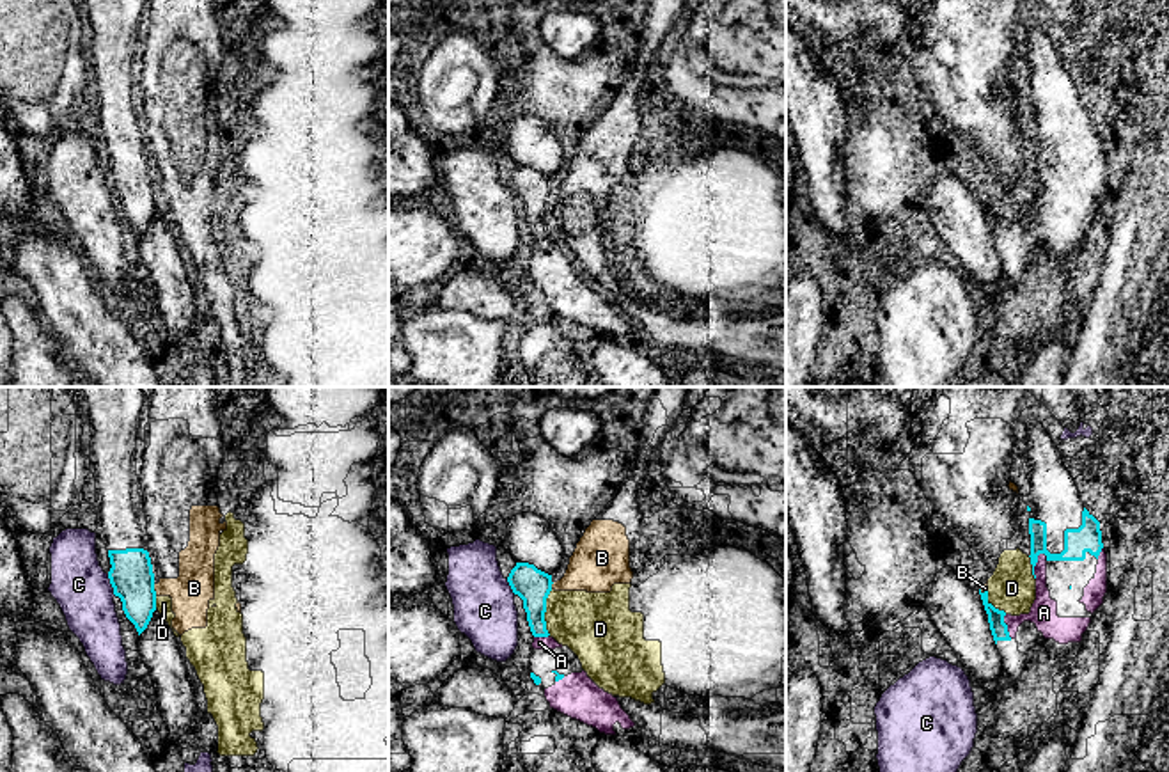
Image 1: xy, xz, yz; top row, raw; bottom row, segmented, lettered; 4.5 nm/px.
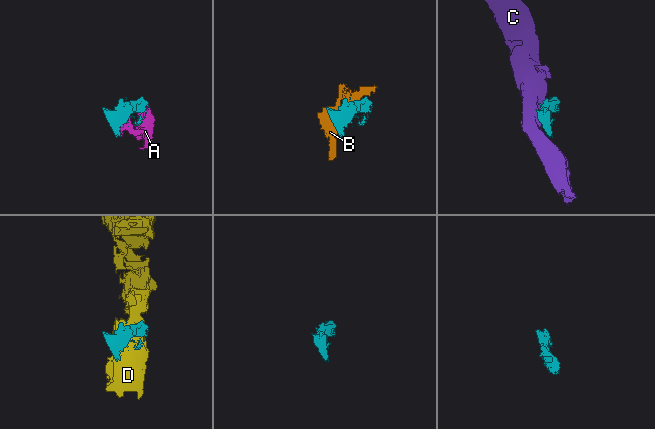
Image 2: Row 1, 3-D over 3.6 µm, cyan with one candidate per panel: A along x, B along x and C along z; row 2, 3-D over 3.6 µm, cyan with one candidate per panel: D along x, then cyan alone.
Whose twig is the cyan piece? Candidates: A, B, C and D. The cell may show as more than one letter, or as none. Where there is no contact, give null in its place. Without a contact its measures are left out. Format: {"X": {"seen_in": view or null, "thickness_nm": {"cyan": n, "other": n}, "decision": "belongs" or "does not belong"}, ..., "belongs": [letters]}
{"A": {"seen_in": "yz", "thickness_nm": {"cyan": 120, "other": 130}, "decision": "belongs"}, "B": {"seen_in": "xy", "thickness_nm": {"cyan": 200, "other": 180}, "decision": "does not belong"}, "C": {"seen_in": "xy", "thickness_nm": {"cyan": 200, "other": 260}, "decision": "does not belong"}, "D": {"seen_in": "xz", "thickness_nm": {"cyan": 160, "other": 320}, "decision": "does not belong"}, "belongs": ["A"]}

